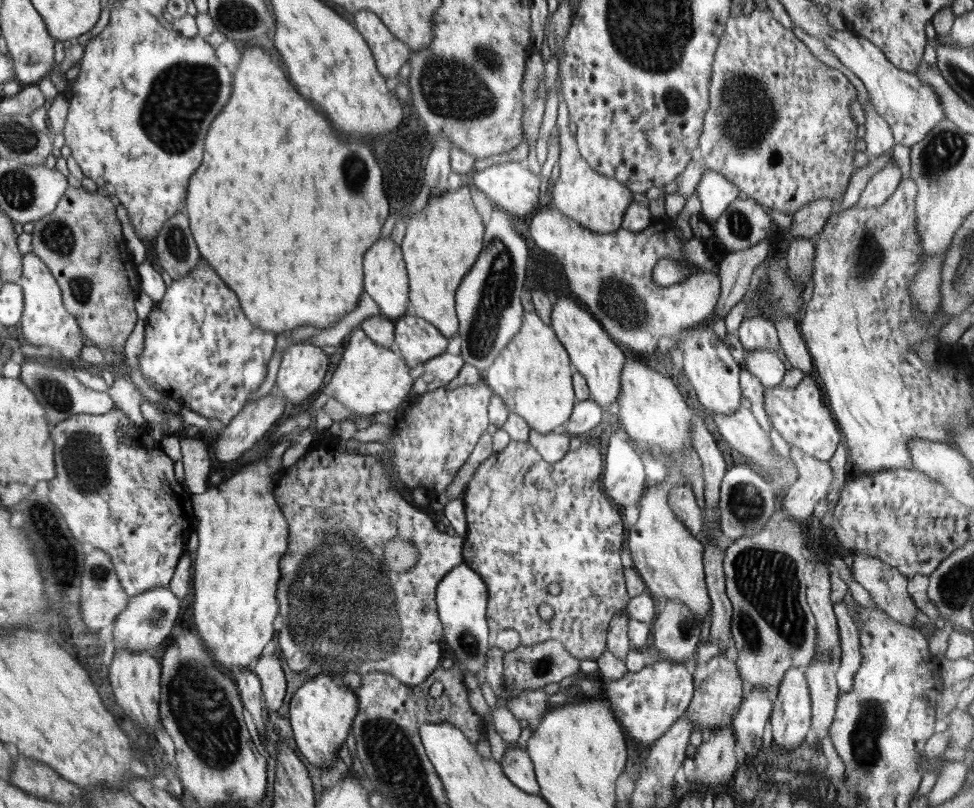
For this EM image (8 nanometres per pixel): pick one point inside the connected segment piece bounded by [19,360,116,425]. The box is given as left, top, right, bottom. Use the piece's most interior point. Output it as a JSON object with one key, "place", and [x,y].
{"place":[59,391]}

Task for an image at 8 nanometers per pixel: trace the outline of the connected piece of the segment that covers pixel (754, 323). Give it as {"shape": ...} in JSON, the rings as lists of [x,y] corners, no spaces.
{"shape":[[[760,313],[742,321],[737,336],[746,353],[756,349],[777,351],[781,346],[775,323]]]}

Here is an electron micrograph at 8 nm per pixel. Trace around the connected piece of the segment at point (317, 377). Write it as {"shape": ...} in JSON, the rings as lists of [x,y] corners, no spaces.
{"shape":[[[298,342],[285,350],[276,384],[287,402],[298,404],[320,390],[328,360],[324,350],[313,344]]]}

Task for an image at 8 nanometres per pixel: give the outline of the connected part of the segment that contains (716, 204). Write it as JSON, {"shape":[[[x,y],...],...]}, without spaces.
{"shape":[[[706,169],[695,188],[702,207],[701,216],[713,223],[734,202],[743,197],[741,190],[723,174]]]}

